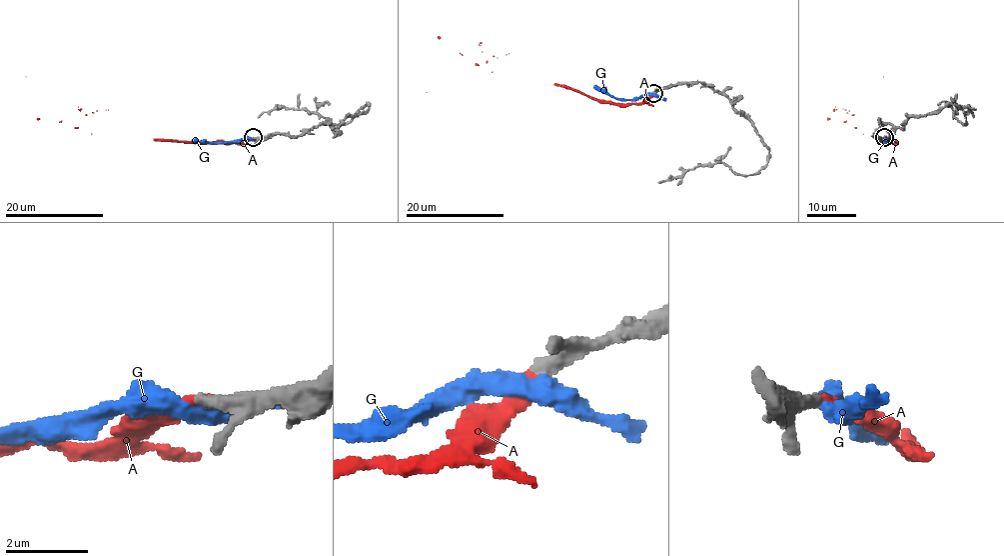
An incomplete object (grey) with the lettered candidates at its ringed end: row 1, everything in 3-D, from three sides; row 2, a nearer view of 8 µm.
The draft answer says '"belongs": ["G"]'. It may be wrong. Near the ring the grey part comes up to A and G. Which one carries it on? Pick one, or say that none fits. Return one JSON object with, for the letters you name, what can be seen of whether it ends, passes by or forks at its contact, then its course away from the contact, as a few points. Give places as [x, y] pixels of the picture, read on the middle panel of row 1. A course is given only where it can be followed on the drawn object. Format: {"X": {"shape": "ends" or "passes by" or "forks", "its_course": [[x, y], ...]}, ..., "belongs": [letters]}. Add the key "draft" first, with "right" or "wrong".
{"draft": "wrong", "A": {"shape": "ends", "its_course": [[654, 92], [636, 103], [600, 102], [555, 84], [476, 65], [463, 55], [427, 92]]}, "belongs": ["A"]}

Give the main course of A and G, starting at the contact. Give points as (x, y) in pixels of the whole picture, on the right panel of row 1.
A: (883, 137), (894, 143), (875, 141), (846, 121), (883, 77)
G: (883, 138), (890, 142), (876, 139)

